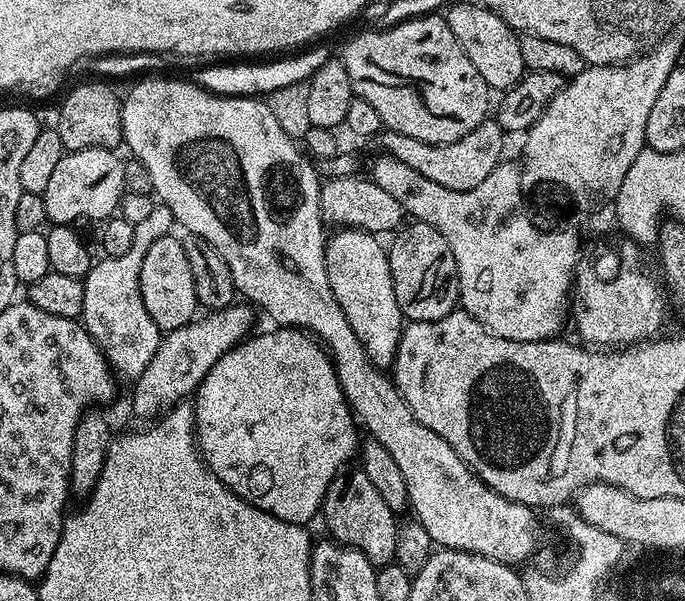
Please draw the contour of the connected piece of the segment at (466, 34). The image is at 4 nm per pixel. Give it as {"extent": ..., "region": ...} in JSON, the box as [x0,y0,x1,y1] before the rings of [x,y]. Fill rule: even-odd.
{"extent":[446,3,526,90],"region":[[[483,3],[456,4],[447,9],[446,19],[454,38],[462,46],[466,58],[474,62],[474,70],[482,74],[489,89],[507,90],[513,88],[526,74],[522,62],[522,46],[520,36],[506,23],[497,12],[492,12]]]}

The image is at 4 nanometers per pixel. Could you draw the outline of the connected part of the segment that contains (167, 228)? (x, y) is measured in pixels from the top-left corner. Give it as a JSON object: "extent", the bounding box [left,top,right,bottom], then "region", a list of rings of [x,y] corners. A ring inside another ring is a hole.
{"extent":[80,206,173,382],"region":[[[154,206],[145,220],[135,224],[134,243],[127,254],[104,256],[97,259],[88,275],[83,277],[82,314],[80,320],[84,328],[94,338],[96,345],[104,352],[108,365],[117,377],[125,376],[128,382],[135,382],[158,350],[162,333],[160,327],[150,318],[146,302],[142,302],[140,275],[142,258],[146,250],[158,242],[158,238],[173,231],[172,211],[163,206]]]}

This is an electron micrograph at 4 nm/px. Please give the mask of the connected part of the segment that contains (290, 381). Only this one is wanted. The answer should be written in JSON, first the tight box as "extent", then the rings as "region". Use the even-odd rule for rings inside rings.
{"extent":[194,326,358,518],"region":[[[276,326],[273,332],[264,332],[261,336],[249,335],[240,341],[236,347],[224,352],[218,362],[214,362],[212,369],[206,374],[199,388],[194,393],[194,411],[196,414],[196,427],[194,439],[198,445],[199,455],[210,471],[220,479],[226,487],[234,494],[238,494],[246,502],[250,502],[258,510],[266,514],[274,514],[285,518],[304,518],[300,516],[312,516],[324,507],[324,495],[334,482],[334,478],[345,471],[348,459],[355,457],[358,452],[358,439],[356,440],[356,427],[358,421],[344,397],[344,391],[338,380],[336,367],[332,365],[332,357],[328,355],[327,348],[303,328],[289,328],[287,326]]]}

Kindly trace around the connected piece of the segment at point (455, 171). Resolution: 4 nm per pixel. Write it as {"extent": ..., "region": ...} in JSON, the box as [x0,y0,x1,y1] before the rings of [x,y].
{"extent":[378,118,506,190],"region":[[[486,118],[470,134],[458,138],[458,142],[449,144],[431,144],[418,142],[418,138],[410,138],[406,134],[398,134],[387,130],[381,131],[378,143],[387,155],[398,158],[398,162],[406,162],[406,166],[418,170],[430,182],[438,182],[438,186],[450,186],[450,190],[474,190],[478,182],[484,181],[505,159],[504,139],[506,133],[494,118]]]}

